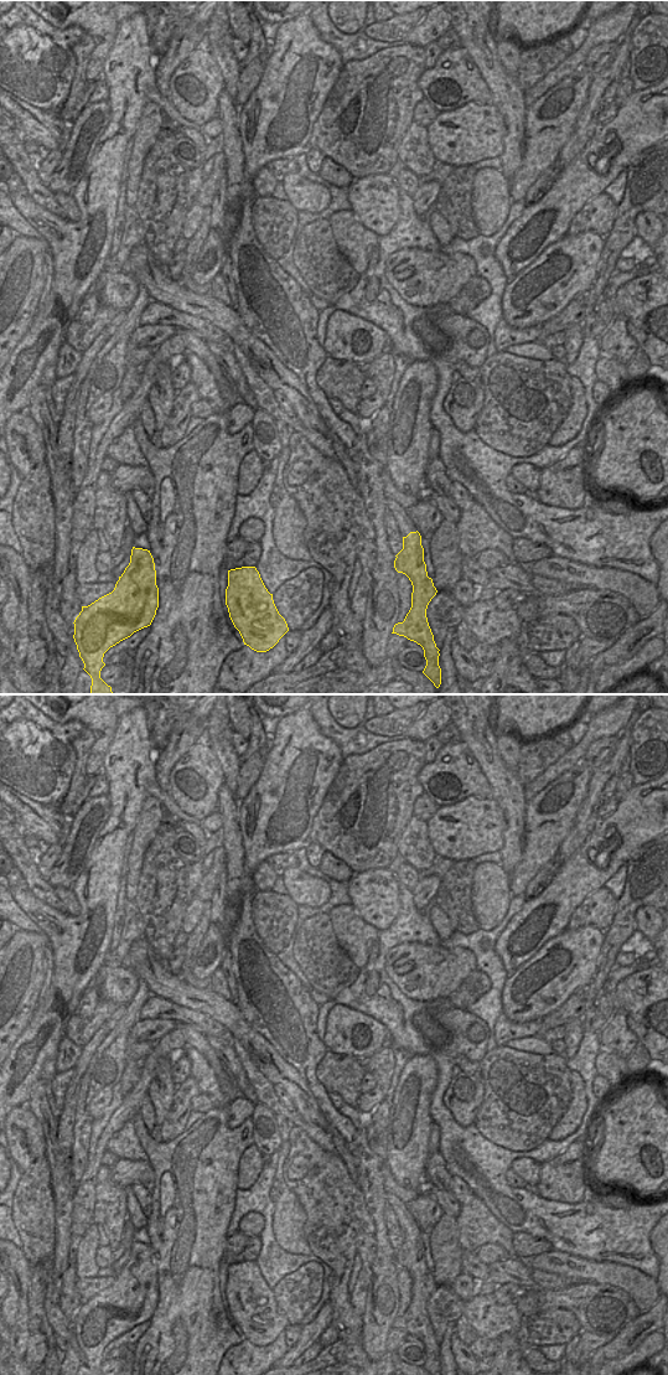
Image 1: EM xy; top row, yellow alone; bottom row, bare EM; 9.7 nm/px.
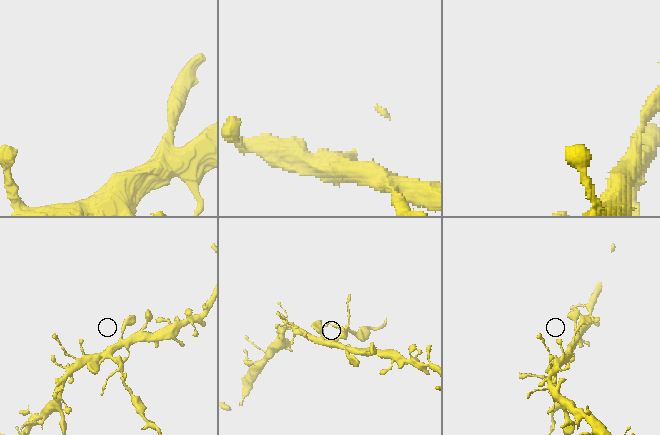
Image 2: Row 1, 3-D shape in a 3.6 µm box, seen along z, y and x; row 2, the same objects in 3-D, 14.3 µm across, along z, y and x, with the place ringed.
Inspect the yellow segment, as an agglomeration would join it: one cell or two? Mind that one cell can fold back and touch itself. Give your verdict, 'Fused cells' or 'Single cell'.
Fused cells.

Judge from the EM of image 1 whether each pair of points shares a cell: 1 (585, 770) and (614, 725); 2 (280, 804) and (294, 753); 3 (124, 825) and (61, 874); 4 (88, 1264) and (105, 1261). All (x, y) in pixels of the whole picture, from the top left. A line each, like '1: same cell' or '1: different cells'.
1: different cells
2: same cell
3: different cells
4: different cells

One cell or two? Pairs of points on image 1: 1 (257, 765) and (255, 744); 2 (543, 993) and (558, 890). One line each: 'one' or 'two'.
1: two
2: two

